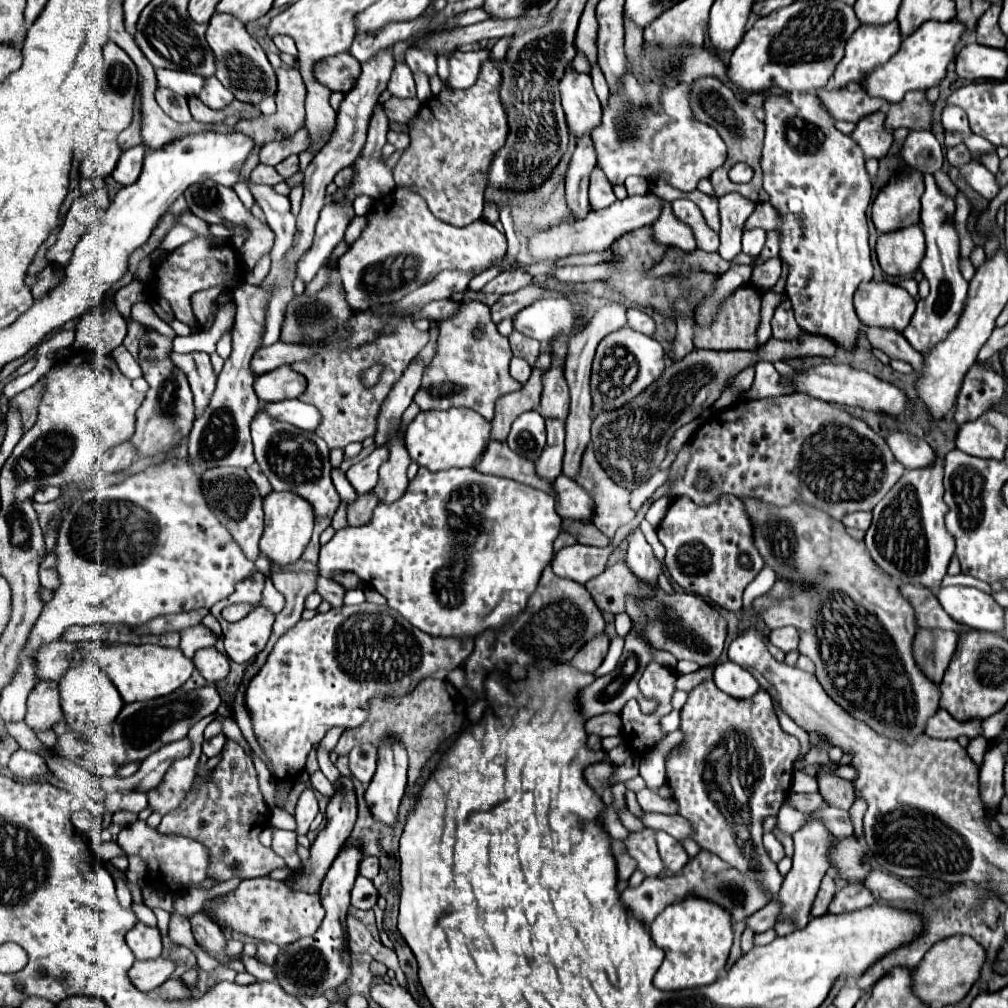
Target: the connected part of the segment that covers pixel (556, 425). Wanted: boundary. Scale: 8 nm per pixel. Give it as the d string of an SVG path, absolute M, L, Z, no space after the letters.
M546 419L548 443L536 461L536 471L542 477L556 479L562 473L562 457L564 457L564 427L562 419Z

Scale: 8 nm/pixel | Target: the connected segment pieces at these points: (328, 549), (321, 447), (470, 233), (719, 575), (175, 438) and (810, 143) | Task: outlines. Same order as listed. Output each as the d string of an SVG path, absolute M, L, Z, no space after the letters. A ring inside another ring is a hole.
M464 467L464 469L448 469L448 471L440 471L440 473L432 473L428 469L418 469L416 477L408 481L406 493L396 499L394 503L384 503L380 501L372 513L372 519L362 525L362 527L346 527L336 531L336 535L320 547L320 575L322 577L332 577L334 571L352 571L356 573L364 583L372 585L380 595L384 595L388 599L388 605L392 609L396 609L404 619L408 619L414 627L418 627L420 631L428 633L428 635L440 635L440 637L476 637L478 633L486 631L486 629L498 629L504 627L506 623L514 621L518 617L518 613L526 607L528 597L534 593L540 575L544 571L544 567L552 561L554 557L554 549L552 543L560 533L560 515L556 513L556 501L552 495L542 493L540 489L534 489L530 485L518 483L514 479L508 477L498 477L498 475L484 475L480 471L474 471L474 467ZM456 545L462 545L462 553L460 557L456 557Z
M260 411L252 423L252 441L256 463L272 483L274 491L292 491L300 495L312 505L316 519L332 517L336 513L340 505L340 495L336 493L330 479L330 449L326 447L326 443L322 443L322 439L318 439L316 433L278 423L276 419L268 419L268 415Z
M396 187L392 193L376 199L372 207L374 209L370 209L366 213L368 223L366 223L362 235L338 259L338 269L340 269L340 279L344 283L344 289L346 289L346 299L356 313L374 309L378 305L400 301L406 293L432 281L438 275L438 271L444 271L444 269L484 271L486 267L492 267L498 259L502 259L506 253L506 235L502 231L498 231L496 227L492 227L490 223L486 223L482 219L478 219L462 229L448 225L448 223L436 219L430 213L426 201L420 195L416 195L410 187Z
M720 495L710 505L696 505L692 499L676 497L656 531L658 531L660 543L666 547L664 567L668 569L674 583L678 583L688 593L696 593L700 597L712 599L716 605L720 605L728 611L742 609L742 593L744 593L746 585L752 583L754 577L762 571L764 563L762 563L762 557L758 555L758 549L752 543L750 517L746 515L738 497Z
M144 329L144 335L140 339L138 363L144 371L144 379L148 381L150 389L146 391L146 399L138 409L136 433L132 437L132 443L136 445L138 453L144 453L148 457L154 457L156 453L168 453L172 447L176 447L180 439L190 433L190 427L196 419L188 379L170 361L170 351L172 351L170 337L158 333L156 329Z
M790 93L788 97L768 95L764 109L764 191L770 195L770 203L774 203L782 215L782 227L778 229L782 233L780 259L790 265L786 293L790 295L794 317L802 331L830 337L844 351L852 351L860 331L860 319L854 311L852 295L862 281L872 279L866 219L866 209L872 197L872 183L864 167L864 155L850 135L844 135L834 127L832 115L820 107L820 101L814 93Z

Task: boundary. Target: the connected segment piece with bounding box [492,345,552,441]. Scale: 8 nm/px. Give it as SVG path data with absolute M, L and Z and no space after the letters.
M542 345L540 355L532 367L532 375L524 383L524 387L516 393L510 393L498 399L496 417L492 421L492 439L506 441L514 419L526 411L538 409L540 393L542 393L542 375L550 369L550 363L552 363L552 349L550 345Z

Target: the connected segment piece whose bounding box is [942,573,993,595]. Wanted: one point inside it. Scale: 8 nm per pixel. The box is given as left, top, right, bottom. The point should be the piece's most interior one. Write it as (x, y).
(961, 579)

